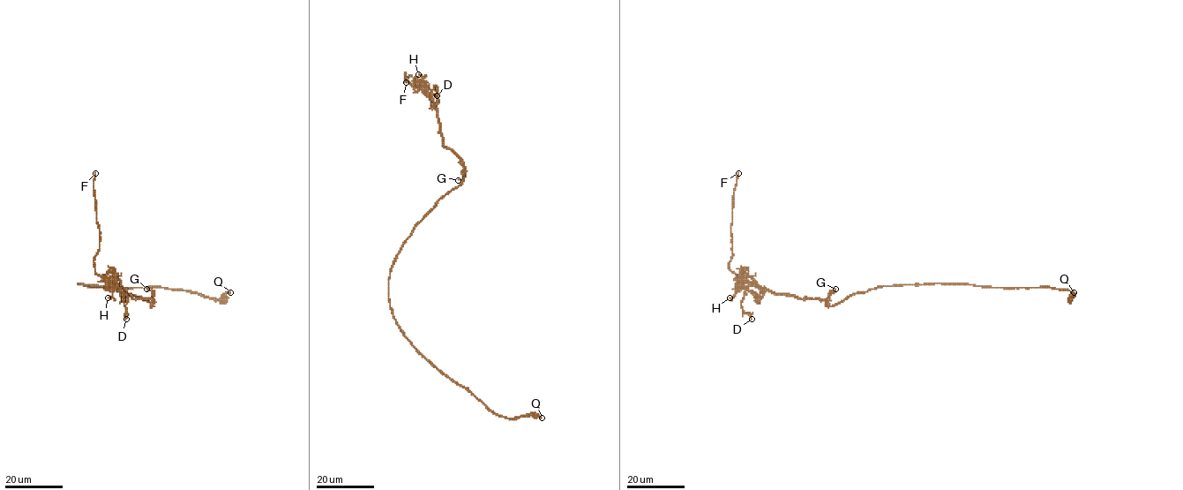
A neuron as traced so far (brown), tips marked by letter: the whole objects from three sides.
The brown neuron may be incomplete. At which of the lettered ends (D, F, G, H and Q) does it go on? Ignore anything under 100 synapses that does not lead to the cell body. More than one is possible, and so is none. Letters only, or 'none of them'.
F

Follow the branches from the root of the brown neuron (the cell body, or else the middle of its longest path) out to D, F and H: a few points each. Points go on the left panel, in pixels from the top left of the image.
D: (110, 288), (146, 300), (153, 305), (153, 301), (133, 298), (116, 285), (123, 294), (126, 319)
F: (110, 288), (153, 305), (152, 299), (133, 298), (95, 273), (100, 239), (95, 173)
H: (110, 288), (146, 300), (153, 305), (152, 299), (133, 298), (116, 285), (113, 294), (108, 297)

